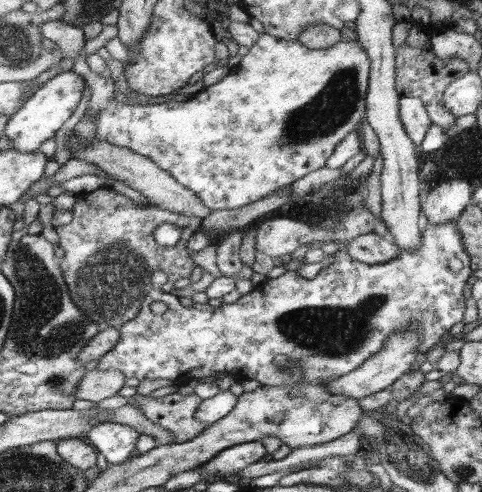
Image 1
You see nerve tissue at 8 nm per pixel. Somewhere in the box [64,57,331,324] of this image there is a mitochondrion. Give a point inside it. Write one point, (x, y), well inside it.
(113, 278)

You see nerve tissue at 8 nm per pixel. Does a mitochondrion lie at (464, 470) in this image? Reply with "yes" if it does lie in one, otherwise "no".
yes

